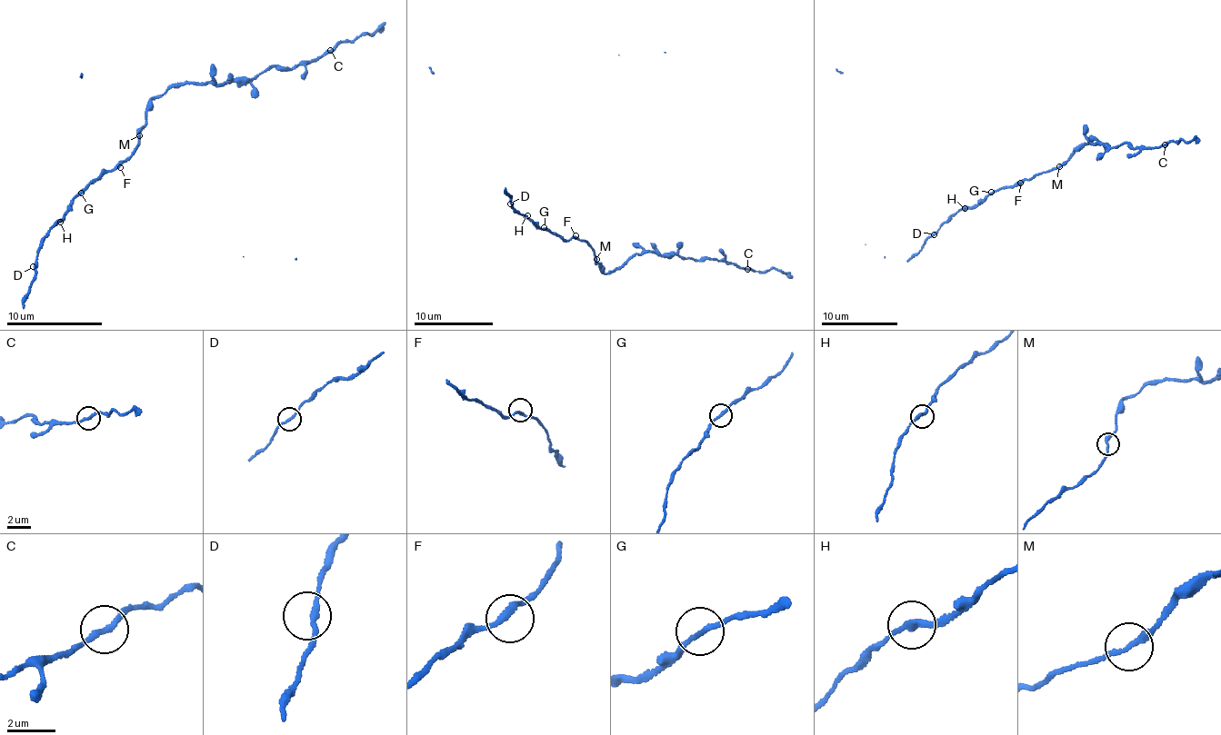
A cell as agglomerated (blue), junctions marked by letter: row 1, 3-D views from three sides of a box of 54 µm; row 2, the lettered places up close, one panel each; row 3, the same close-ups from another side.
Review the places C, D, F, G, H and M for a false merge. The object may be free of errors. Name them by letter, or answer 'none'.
C

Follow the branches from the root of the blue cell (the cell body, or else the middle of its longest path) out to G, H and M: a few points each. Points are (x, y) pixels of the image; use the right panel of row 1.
G: (1040, 173), (1021, 183), (1017, 182), (991, 192)
H: (1040, 173), (1021, 183), (1017, 182), (989, 193), (972, 206), (965, 208)
M: (1040, 173), (1059, 166)

